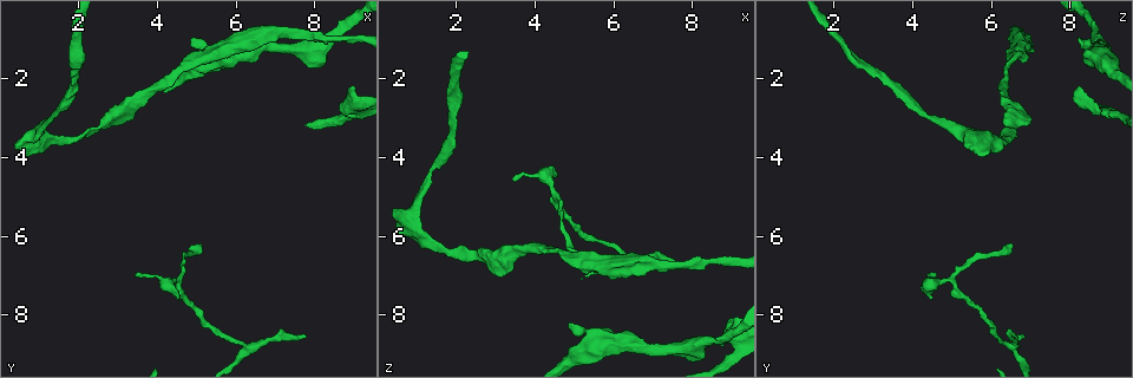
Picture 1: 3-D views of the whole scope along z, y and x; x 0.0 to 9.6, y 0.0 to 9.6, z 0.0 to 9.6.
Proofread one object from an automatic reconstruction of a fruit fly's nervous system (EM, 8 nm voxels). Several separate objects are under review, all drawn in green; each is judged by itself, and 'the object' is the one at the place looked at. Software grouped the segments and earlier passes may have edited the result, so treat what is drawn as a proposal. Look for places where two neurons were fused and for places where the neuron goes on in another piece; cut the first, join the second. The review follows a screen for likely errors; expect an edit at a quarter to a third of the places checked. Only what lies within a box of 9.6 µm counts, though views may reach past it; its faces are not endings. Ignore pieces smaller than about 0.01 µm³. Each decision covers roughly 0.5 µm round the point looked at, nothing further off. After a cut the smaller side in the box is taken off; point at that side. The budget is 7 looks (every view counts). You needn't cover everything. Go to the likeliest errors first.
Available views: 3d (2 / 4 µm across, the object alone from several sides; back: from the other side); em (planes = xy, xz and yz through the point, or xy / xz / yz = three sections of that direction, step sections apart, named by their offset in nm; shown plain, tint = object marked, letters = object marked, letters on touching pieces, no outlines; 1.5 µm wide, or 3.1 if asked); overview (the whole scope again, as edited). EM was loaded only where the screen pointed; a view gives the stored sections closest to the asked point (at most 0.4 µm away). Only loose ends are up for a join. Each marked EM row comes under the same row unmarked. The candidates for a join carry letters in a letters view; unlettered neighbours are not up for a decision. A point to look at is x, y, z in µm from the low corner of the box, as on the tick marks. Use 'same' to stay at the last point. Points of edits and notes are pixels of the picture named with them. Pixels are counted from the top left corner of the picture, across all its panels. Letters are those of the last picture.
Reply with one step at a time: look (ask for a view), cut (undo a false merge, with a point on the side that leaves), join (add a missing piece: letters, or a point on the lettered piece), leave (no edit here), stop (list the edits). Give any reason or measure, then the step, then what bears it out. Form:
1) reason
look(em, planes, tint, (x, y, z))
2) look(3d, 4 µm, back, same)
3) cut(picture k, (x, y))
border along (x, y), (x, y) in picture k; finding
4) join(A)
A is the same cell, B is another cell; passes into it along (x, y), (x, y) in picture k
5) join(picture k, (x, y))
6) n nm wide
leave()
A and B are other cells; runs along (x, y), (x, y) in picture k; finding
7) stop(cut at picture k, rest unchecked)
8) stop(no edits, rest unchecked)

an open end
look(em, yz, step 8, letters, (4.85, 1.05, 8.20))

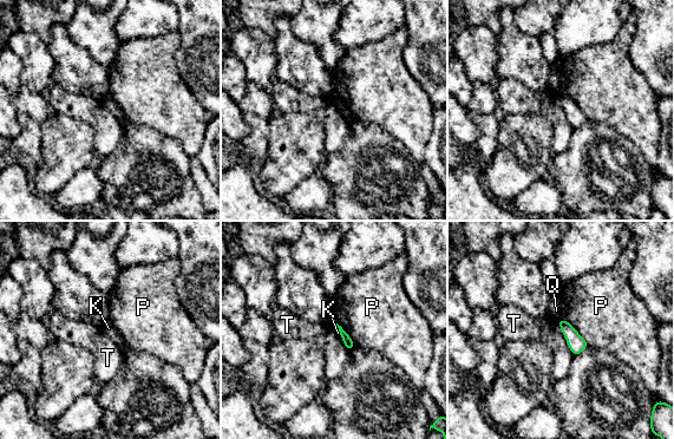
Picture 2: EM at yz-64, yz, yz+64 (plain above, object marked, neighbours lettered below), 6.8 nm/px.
leave()
K, P, Q and T are other cells; border along (557, 321), (567, 345), (574, 354) in picture 2; none of them fits

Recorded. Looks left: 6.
branch stops here
look(em, planes, letters, (8.90, 2.30, 8.30))

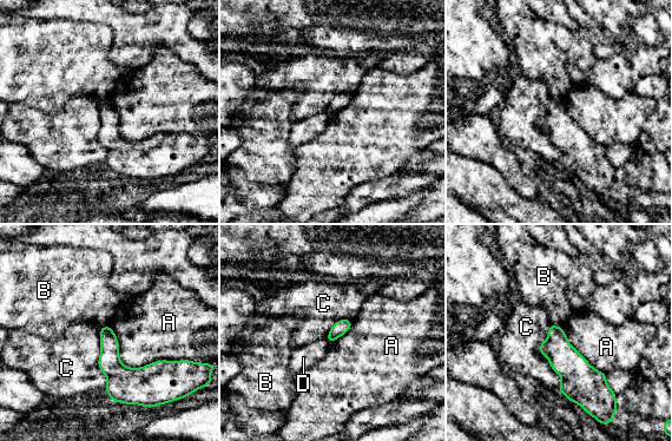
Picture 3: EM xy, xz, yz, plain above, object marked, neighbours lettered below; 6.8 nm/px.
A touches over 600 nm
leave()
A, B, C and D are other cells; border along (109, 326), (129, 367), (185, 360) in picture 3; no lettered piece goes on from it

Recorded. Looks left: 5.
tapers out
look(3d, 4 µm, (7.70, 8.55, 6.75))

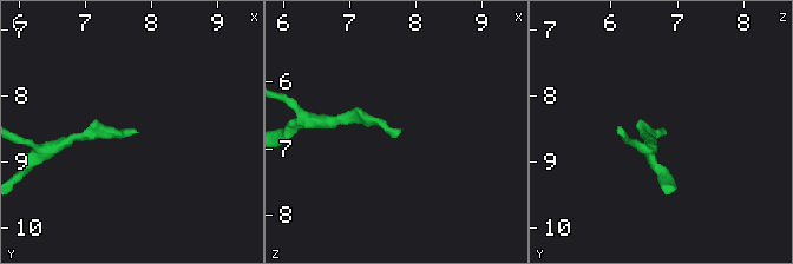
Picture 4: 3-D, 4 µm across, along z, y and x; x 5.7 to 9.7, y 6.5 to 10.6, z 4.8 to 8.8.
look(em, planes, letters, (7.75, 8.50, 6.80))

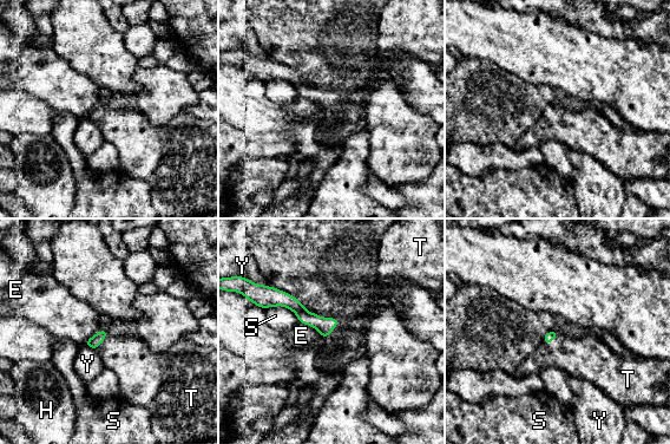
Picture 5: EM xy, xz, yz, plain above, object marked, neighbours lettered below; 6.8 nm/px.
join(T)
T is the same cell, E, H, S and Y are other cells; the neuron continues

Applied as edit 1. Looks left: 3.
stop(join at picture 5, rest unchecked)

